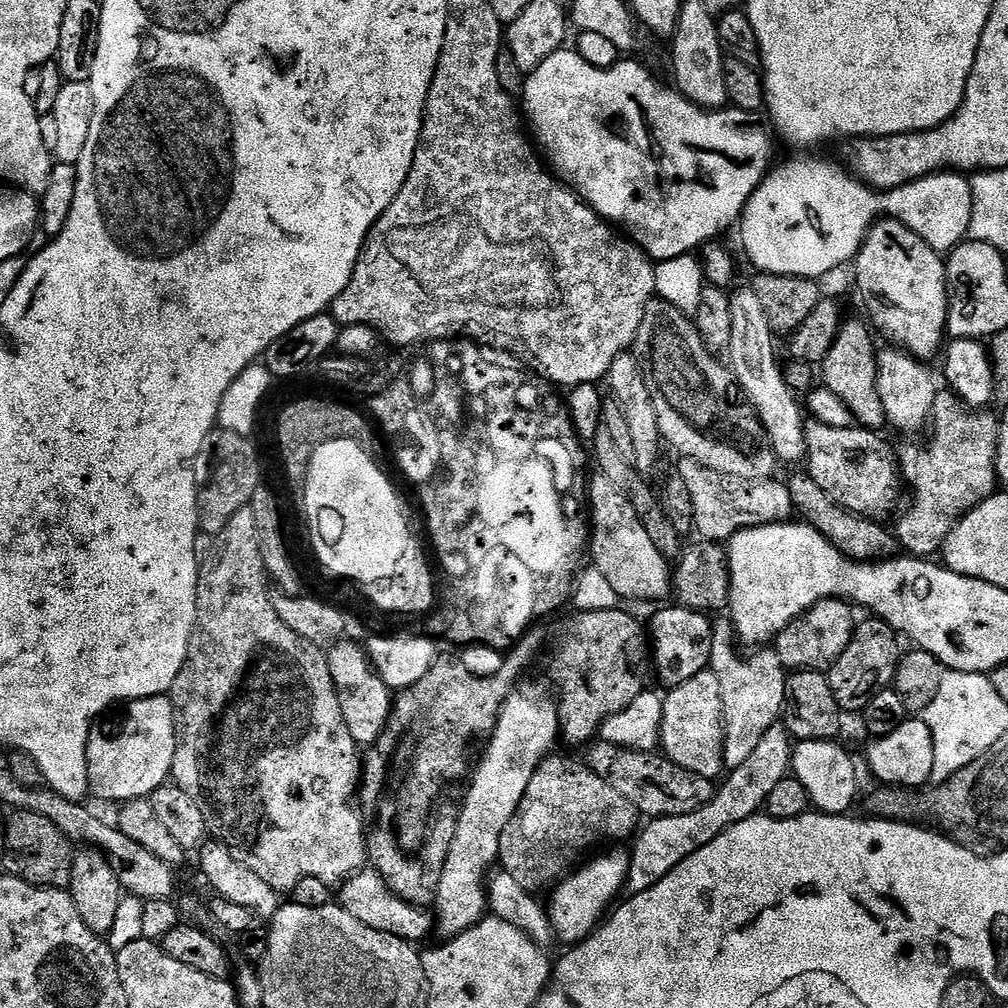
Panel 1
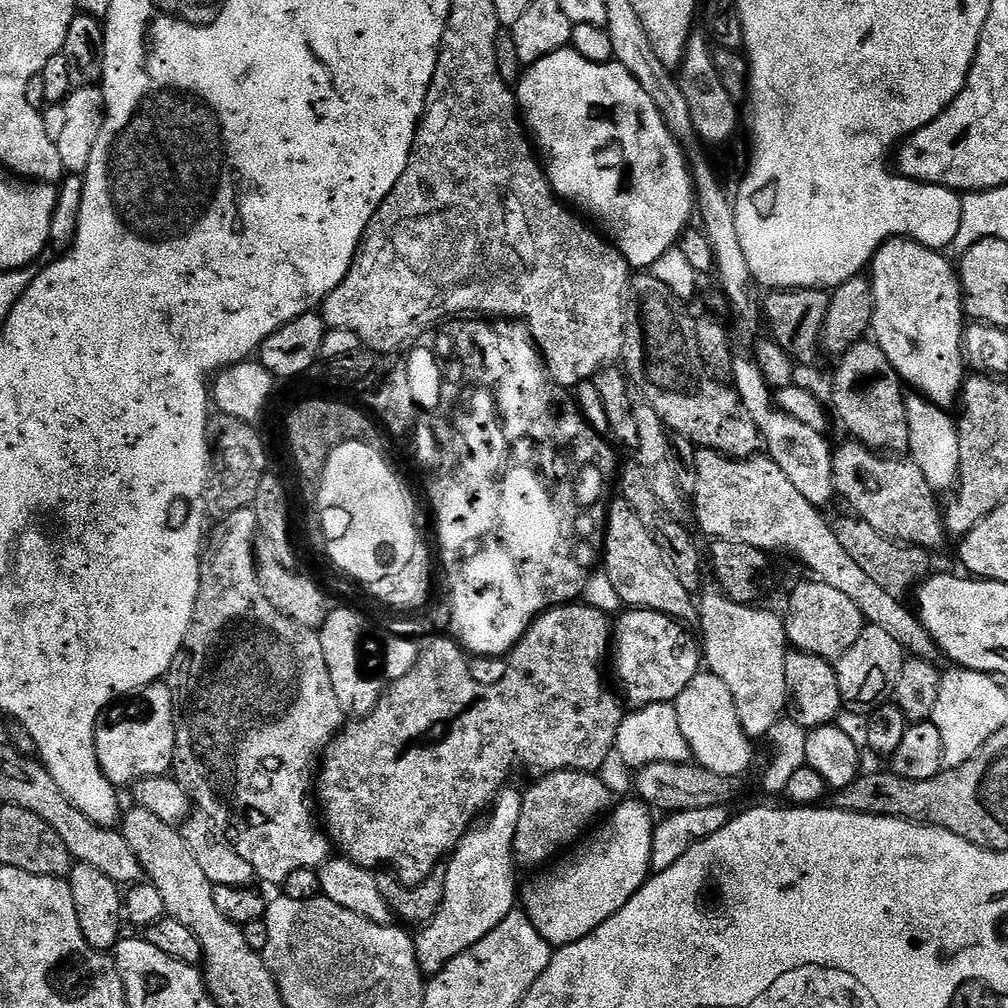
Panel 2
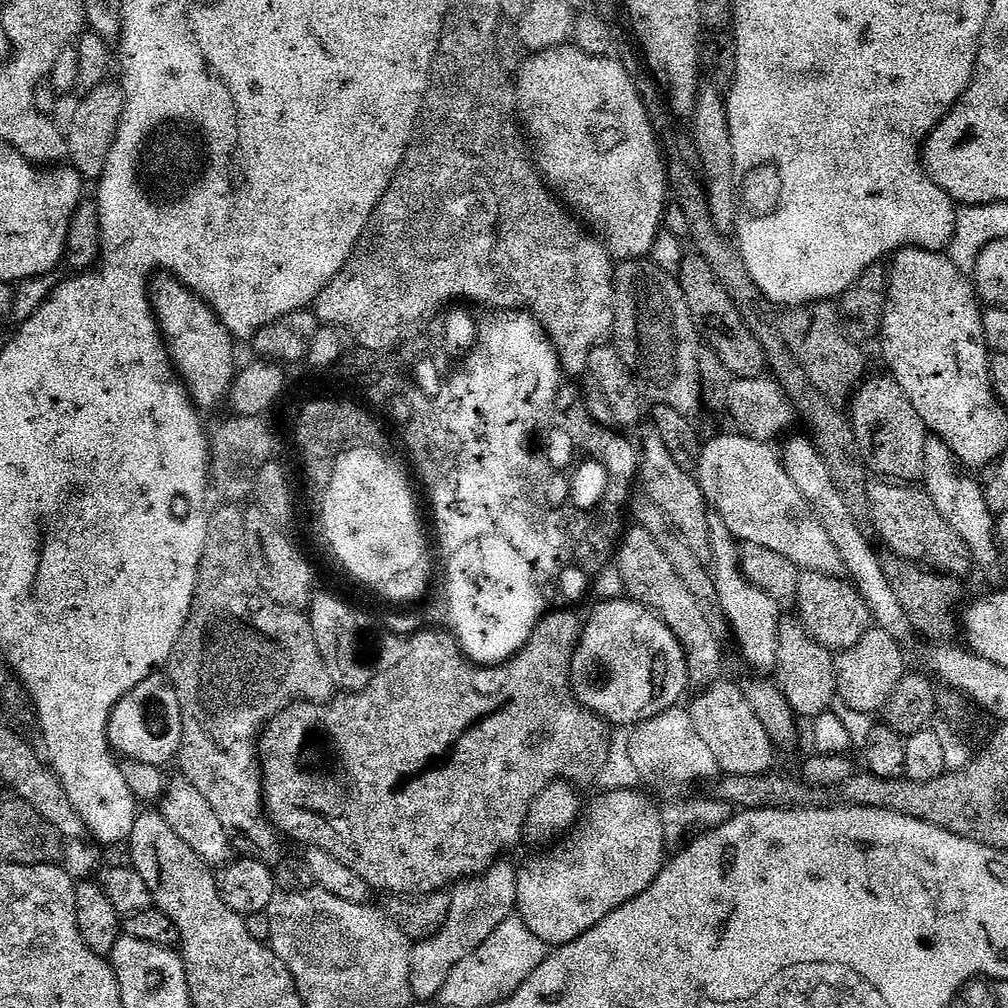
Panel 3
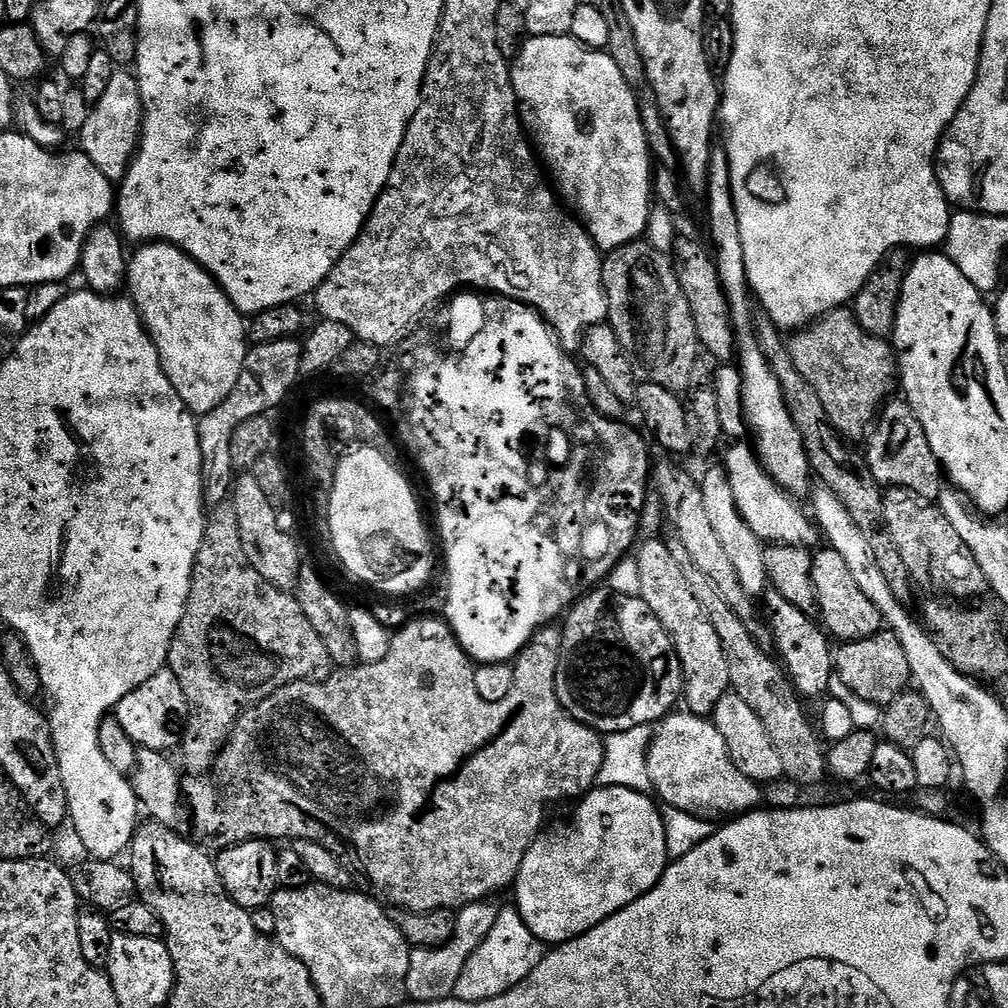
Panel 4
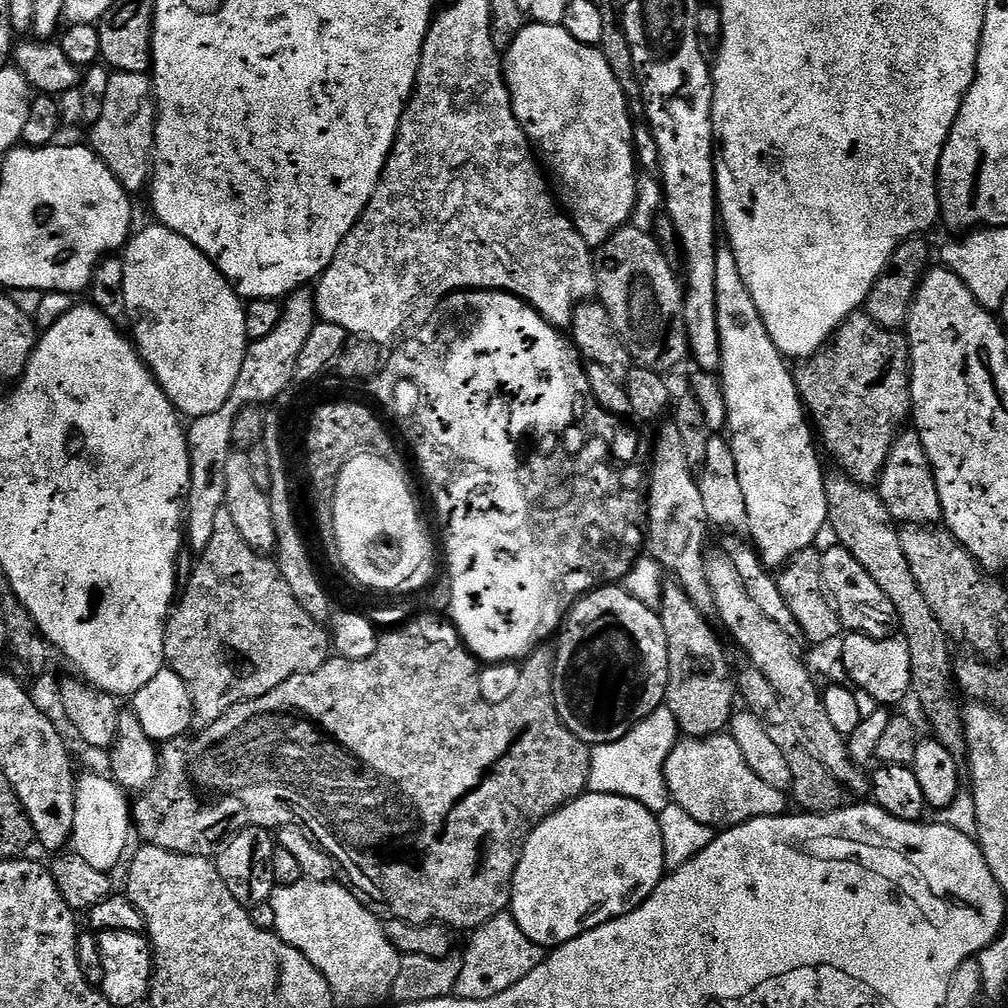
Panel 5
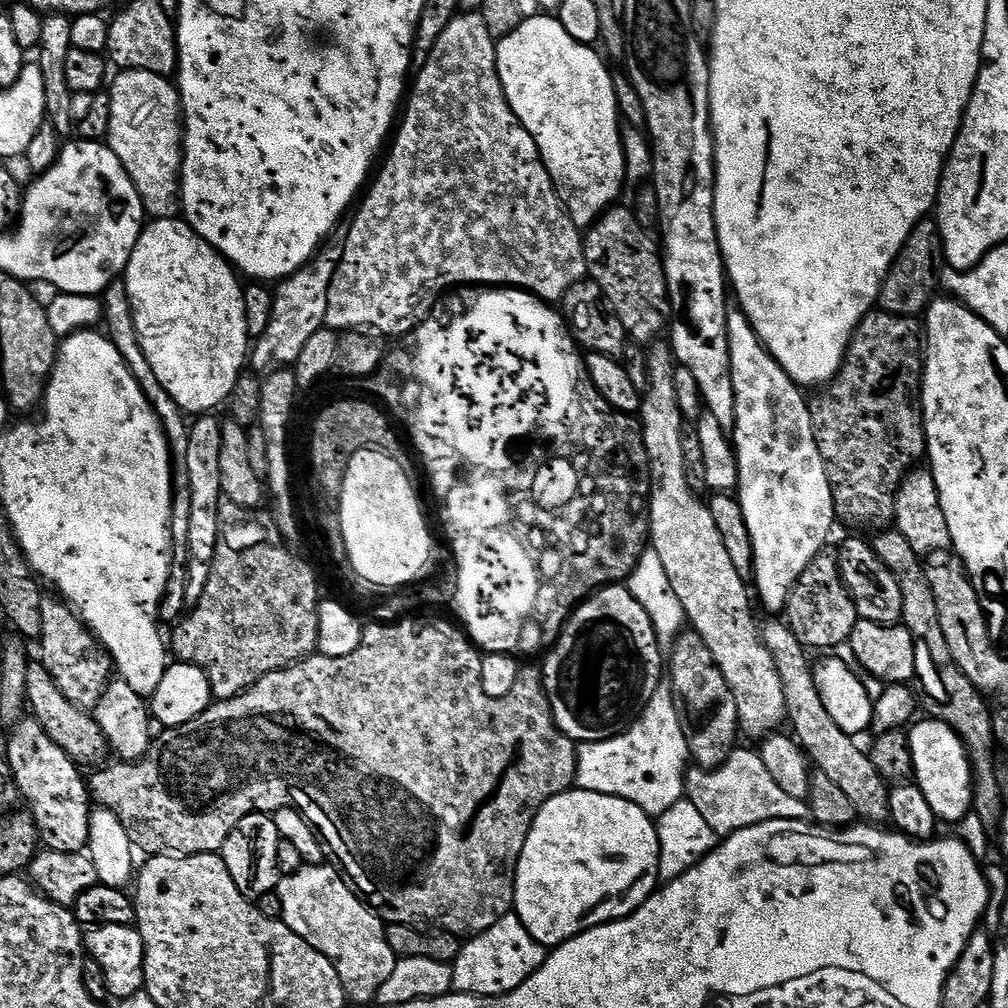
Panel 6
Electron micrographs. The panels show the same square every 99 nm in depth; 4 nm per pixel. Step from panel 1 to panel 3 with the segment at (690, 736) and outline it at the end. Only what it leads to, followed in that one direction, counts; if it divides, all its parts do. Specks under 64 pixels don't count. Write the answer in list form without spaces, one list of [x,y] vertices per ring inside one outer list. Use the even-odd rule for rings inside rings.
[[[717,682],[703,689],[700,696],[690,705],[696,733],[710,746],[714,753],[717,769],[730,776],[749,776],[773,771],[772,751],[774,745],[766,726],[758,722],[758,714],[750,710],[750,702],[744,697],[743,687],[738,683]]]

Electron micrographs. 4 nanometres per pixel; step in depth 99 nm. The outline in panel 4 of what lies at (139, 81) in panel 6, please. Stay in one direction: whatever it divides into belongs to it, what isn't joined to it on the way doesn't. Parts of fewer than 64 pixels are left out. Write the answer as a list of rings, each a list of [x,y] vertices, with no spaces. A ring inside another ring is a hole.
[[[128,70],[113,71],[102,98],[89,107],[85,125],[79,130],[79,151],[84,152],[108,180],[119,182],[136,155],[143,122],[144,107],[135,75]]]

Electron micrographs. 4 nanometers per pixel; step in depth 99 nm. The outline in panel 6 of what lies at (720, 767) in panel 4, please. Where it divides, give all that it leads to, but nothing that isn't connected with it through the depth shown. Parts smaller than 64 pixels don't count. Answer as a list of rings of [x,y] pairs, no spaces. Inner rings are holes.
[[[743,746],[733,750],[721,768],[693,767],[687,773],[684,790],[687,800],[694,802],[702,818],[706,818],[710,830],[714,830],[720,838],[733,836],[738,830],[746,830],[771,820],[812,820],[807,800],[786,794],[786,790],[774,782],[770,770],[766,770],[759,751],[752,749],[751,752]]]

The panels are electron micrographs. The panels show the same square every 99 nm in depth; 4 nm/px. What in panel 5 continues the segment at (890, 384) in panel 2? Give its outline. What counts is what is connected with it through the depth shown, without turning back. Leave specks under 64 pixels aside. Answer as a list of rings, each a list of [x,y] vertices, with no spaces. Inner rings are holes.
[[[915,430],[897,435],[878,481],[880,501],[900,526],[936,526],[942,520],[942,502],[932,473],[932,463],[922,447],[922,438]]]

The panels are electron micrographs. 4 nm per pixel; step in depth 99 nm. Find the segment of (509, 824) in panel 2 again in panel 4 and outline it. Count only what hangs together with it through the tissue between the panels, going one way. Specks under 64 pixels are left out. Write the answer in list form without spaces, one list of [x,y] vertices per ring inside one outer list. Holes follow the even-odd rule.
[[[491,899],[479,900],[456,912],[456,925],[450,942],[440,948],[412,948],[410,954],[410,970],[406,970],[407,999],[417,1000],[420,1006],[427,1006],[430,1002],[447,1000],[453,995],[458,986],[458,978],[462,978],[462,970],[466,962],[470,962],[470,954],[486,942],[486,934],[490,934],[494,926],[494,918],[498,918],[500,908]]]

